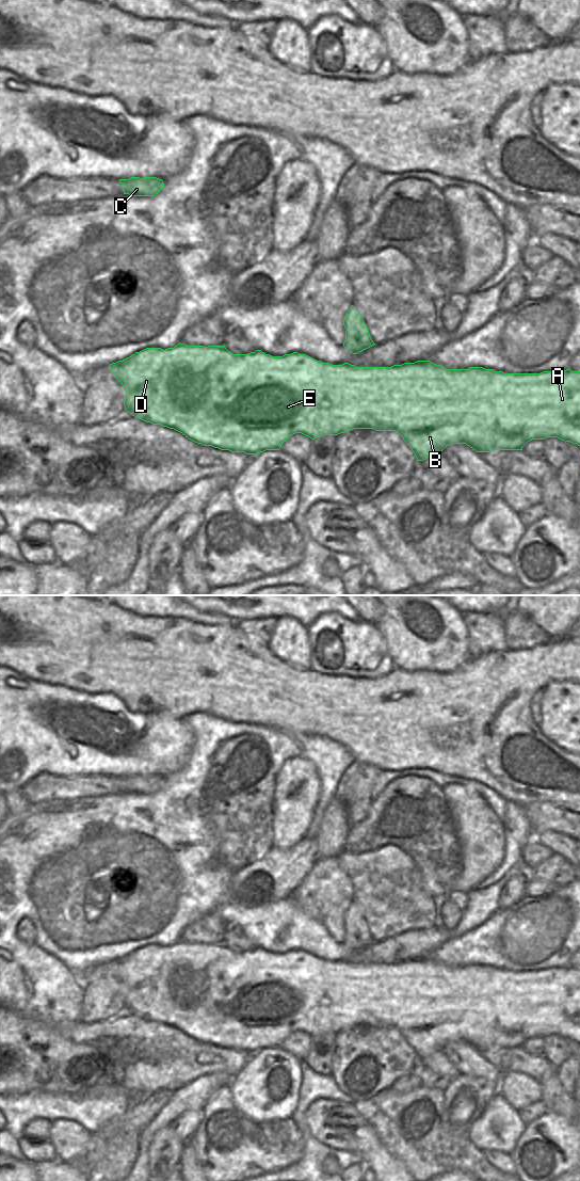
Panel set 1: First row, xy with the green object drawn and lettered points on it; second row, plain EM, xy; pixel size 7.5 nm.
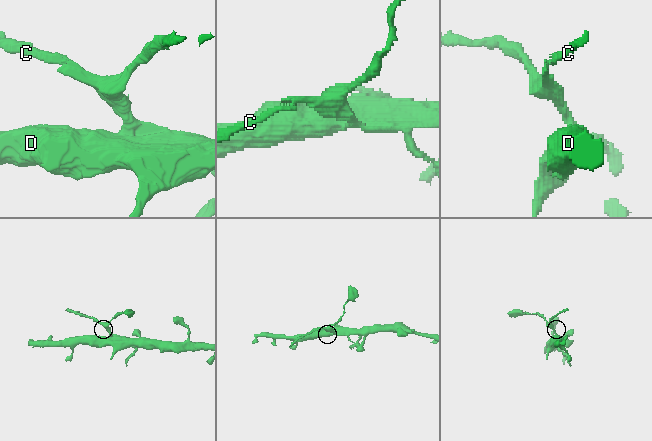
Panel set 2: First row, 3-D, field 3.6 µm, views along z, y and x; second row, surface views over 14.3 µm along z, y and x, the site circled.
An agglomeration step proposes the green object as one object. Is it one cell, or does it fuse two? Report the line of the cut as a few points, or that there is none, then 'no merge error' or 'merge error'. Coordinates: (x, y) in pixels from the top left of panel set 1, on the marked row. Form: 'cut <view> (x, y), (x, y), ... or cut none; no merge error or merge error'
cut xy (358, 312), (355, 316), (348, 317), (345, 329); merge error

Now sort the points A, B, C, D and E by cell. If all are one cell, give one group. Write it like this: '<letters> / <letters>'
A B D E / C

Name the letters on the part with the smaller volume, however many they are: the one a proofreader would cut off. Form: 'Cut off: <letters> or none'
Cut off: C.

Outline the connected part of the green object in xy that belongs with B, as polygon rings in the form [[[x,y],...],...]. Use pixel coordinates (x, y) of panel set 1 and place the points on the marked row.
[[[180,342],[174,348],[165,350],[161,348],[146,348],[123,361],[110,364],[109,368],[111,374],[122,383],[126,392],[124,406],[132,416],[152,425],[161,425],[174,429],[197,444],[231,452],[244,452],[256,456],[265,450],[279,450],[281,445],[295,433],[302,433],[315,440],[323,435],[338,435],[353,429],[396,431],[414,451],[418,461],[423,461],[441,452],[451,444],[466,444],[477,452],[489,452],[492,450],[522,450],[522,447],[532,440],[558,437],[565,443],[570,442],[580,446],[580,371],[570,369],[543,371],[541,373],[504,373],[483,367],[447,369],[430,361],[417,361],[391,367],[357,367],[349,363],[332,365],[297,352],[283,356],[272,356],[261,350],[256,350],[248,354],[233,354],[224,346],[187,346]]]

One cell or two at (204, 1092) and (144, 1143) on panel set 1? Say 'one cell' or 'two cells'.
one cell

